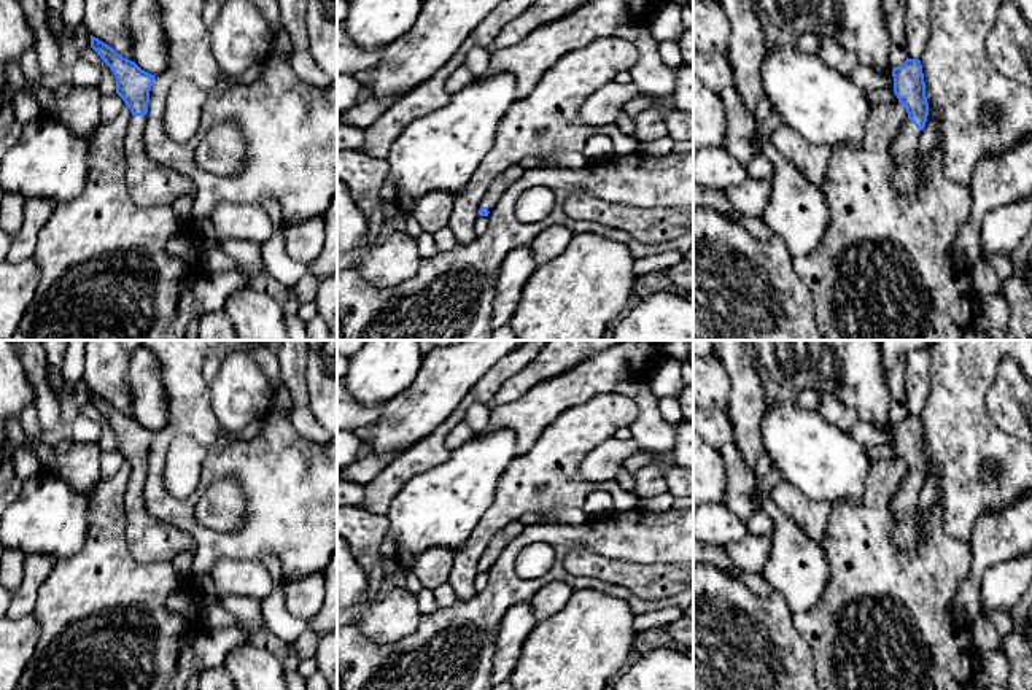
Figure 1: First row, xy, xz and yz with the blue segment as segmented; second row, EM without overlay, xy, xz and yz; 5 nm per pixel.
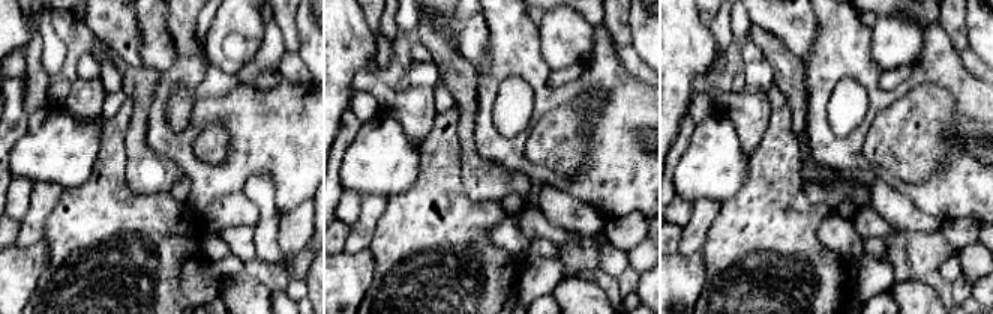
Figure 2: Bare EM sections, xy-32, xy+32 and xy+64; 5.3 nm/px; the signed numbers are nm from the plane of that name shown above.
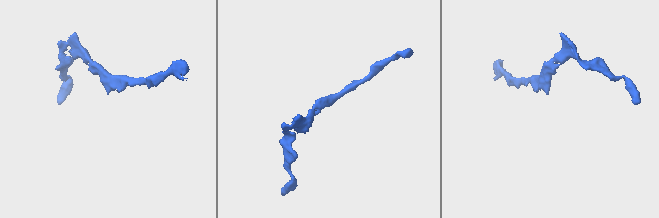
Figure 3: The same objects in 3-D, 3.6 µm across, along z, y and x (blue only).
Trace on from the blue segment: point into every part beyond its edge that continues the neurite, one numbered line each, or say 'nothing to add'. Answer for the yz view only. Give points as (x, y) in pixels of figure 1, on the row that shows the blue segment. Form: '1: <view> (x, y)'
1: yz (903, 150)

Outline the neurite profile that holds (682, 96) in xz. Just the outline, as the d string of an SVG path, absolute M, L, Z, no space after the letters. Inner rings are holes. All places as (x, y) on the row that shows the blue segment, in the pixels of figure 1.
M693 64L676 67L676 86L671 94L673 107L693 114Z

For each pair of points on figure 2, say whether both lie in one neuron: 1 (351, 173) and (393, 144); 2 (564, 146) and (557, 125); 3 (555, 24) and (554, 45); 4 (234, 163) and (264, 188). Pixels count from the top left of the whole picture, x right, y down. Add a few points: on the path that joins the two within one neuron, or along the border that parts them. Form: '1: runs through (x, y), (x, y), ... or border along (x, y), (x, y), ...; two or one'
1: runs through (362, 170), (383, 155); one
2: runs through (560, 141), (560, 129); one
3: runs through (555, 29), (554, 41); one
4: border along (240, 191), (252, 176), (267, 175), (276, 200); two

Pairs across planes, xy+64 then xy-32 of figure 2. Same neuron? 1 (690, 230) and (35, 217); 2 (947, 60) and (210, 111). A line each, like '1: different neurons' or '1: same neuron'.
1: same neuron
2: same neuron

